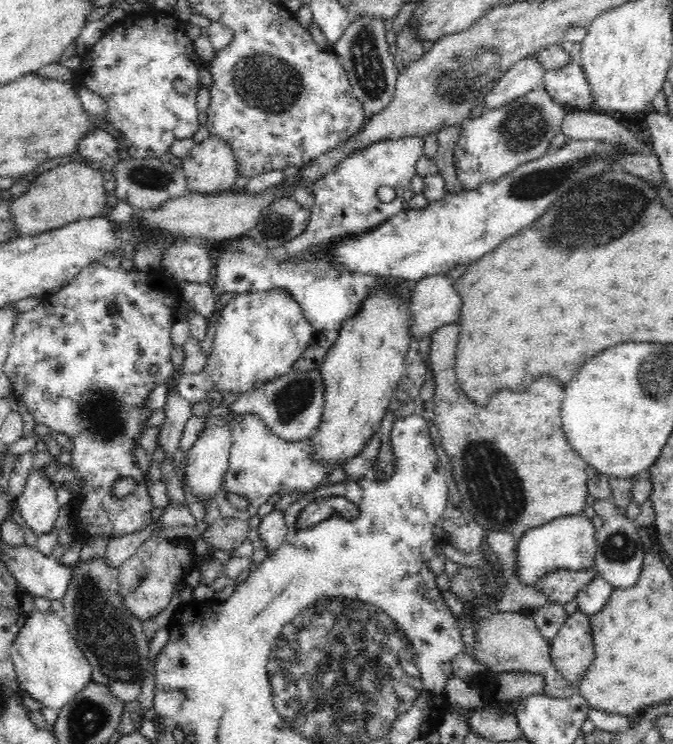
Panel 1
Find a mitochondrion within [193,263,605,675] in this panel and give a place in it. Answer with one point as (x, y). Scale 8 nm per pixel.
(496, 492)

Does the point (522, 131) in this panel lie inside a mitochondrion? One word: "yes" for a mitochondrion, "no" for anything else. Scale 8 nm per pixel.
yes

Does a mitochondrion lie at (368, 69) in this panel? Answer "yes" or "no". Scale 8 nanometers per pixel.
yes

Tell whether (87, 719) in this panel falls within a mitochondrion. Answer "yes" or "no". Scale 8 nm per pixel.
yes

